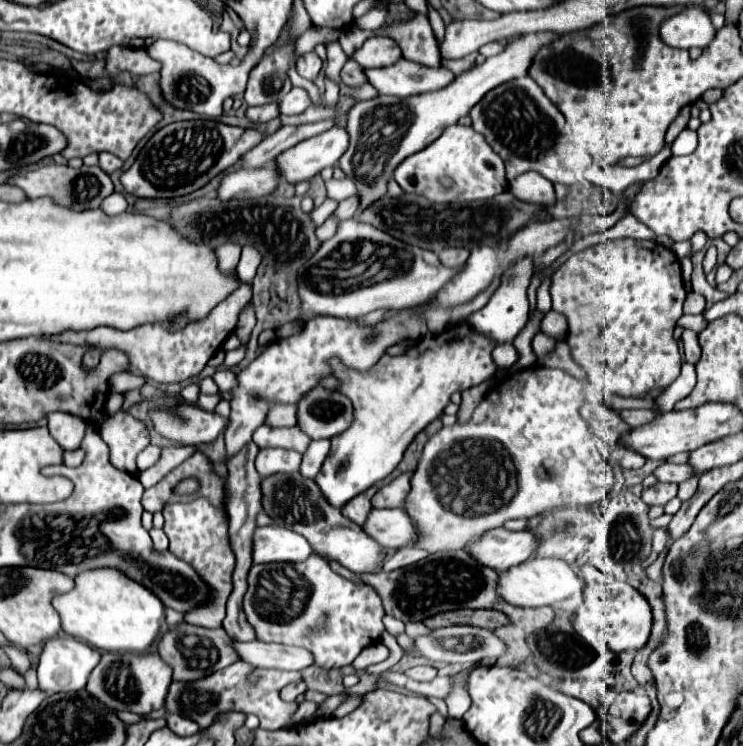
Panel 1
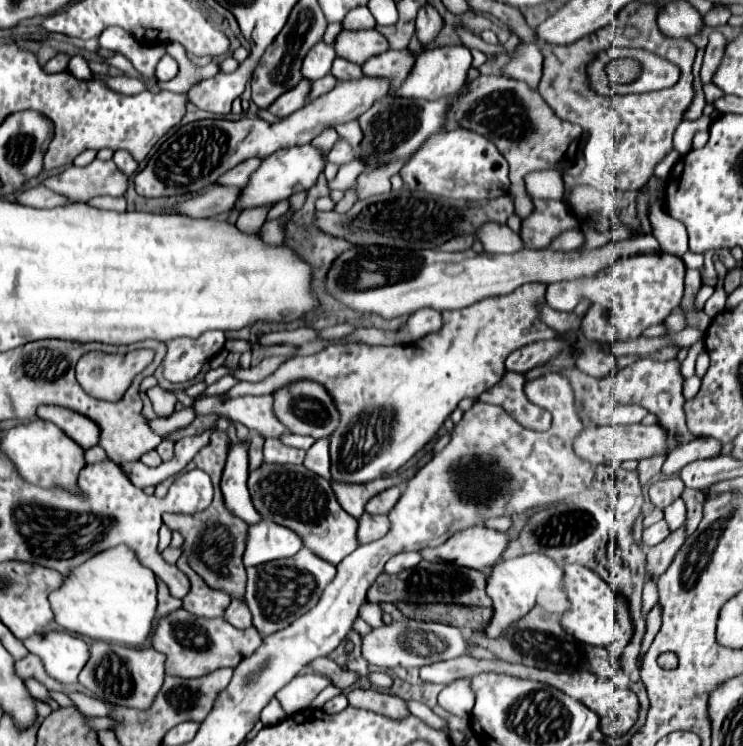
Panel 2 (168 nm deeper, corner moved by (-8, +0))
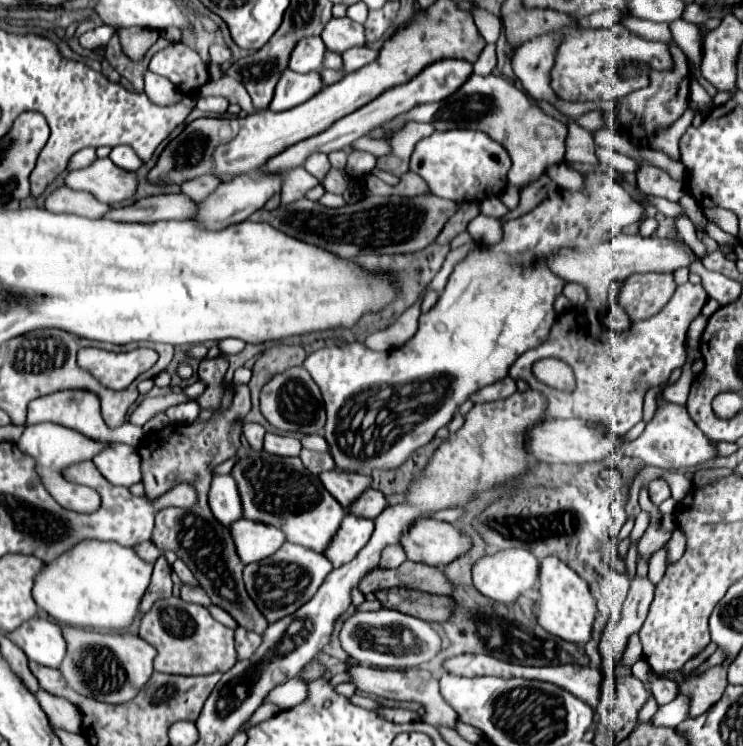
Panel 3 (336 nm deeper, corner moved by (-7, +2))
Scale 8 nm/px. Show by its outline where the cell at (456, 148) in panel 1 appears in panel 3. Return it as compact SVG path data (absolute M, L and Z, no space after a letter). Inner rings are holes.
M474 129L434 131L434 135L424 137L416 143L410 157L410 171L420 175L428 183L430 193L458 203L482 201L486 197L500 195L508 185L508 169L510 157L506 149L500 143L492 141L486 133Z

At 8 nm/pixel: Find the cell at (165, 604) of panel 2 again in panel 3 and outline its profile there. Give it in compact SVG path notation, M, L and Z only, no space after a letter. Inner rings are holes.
M160 555L160 559L154 565L154 573L152 573L152 581L150 587L140 603L140 613L148 613L148 609L152 609L152 605L160 599L172 597L172 579L170 579L170 565L166 561L164 555Z

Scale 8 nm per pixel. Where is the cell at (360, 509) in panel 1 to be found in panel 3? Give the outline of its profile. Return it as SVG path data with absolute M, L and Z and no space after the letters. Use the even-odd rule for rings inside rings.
M338 469L324 471L320 473L320 479L324 487L336 497L336 501L342 507L350 507L366 489L372 487L372 477L370 475L360 475L360 473L344 473Z

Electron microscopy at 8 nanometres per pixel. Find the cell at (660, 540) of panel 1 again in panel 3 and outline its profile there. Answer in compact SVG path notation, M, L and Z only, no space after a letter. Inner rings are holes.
M632 633L628 639L628 645L624 649L624 659L628 665L634 665L638 659L642 659L642 645L638 639L638 633Z

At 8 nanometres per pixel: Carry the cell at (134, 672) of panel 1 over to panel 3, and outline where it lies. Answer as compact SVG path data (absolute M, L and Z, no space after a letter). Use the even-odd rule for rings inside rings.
M62 627L62 633L68 643L68 653L62 661L62 675L80 695L106 703L126 703L142 691L154 673L156 649L138 635L96 633L76 627Z

